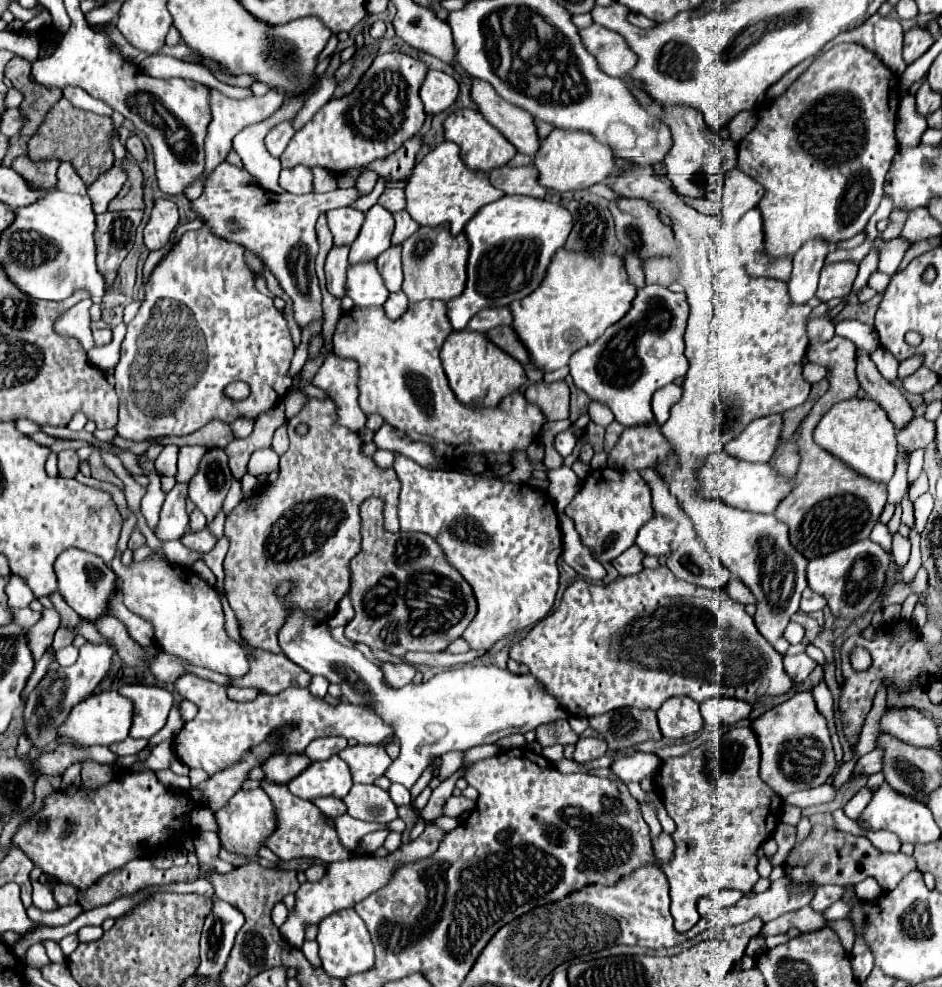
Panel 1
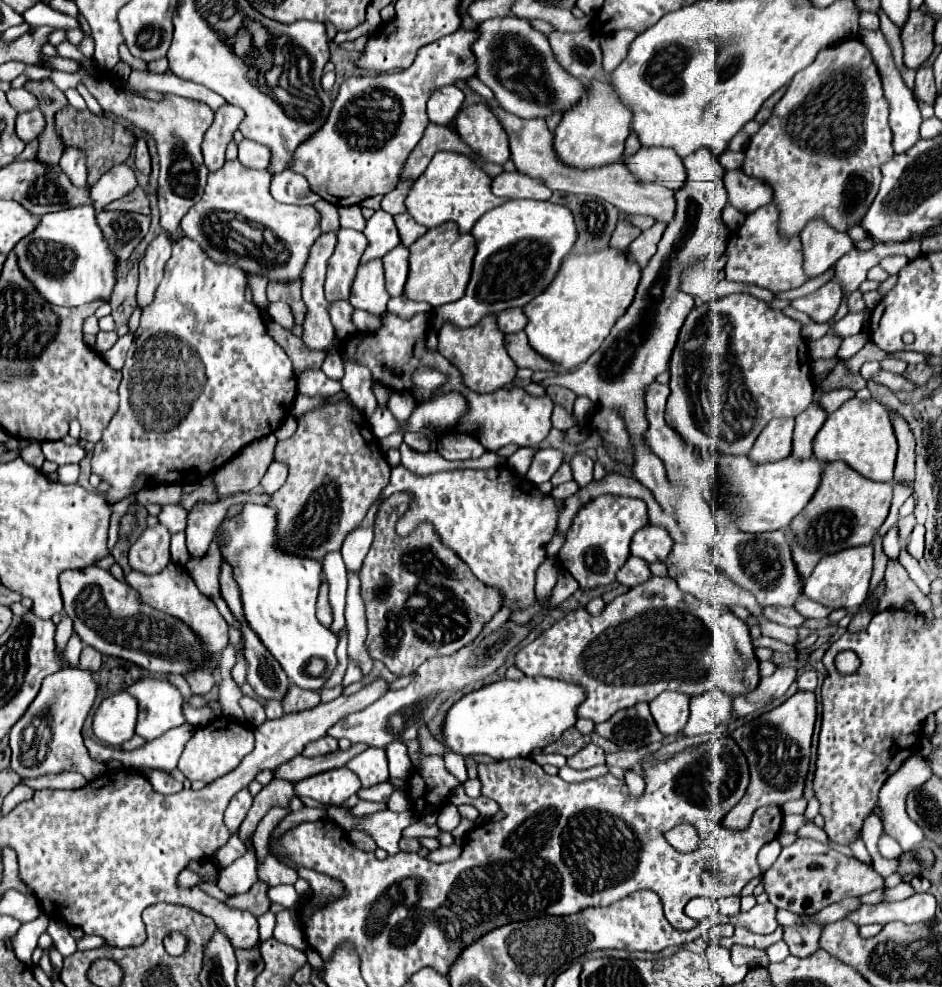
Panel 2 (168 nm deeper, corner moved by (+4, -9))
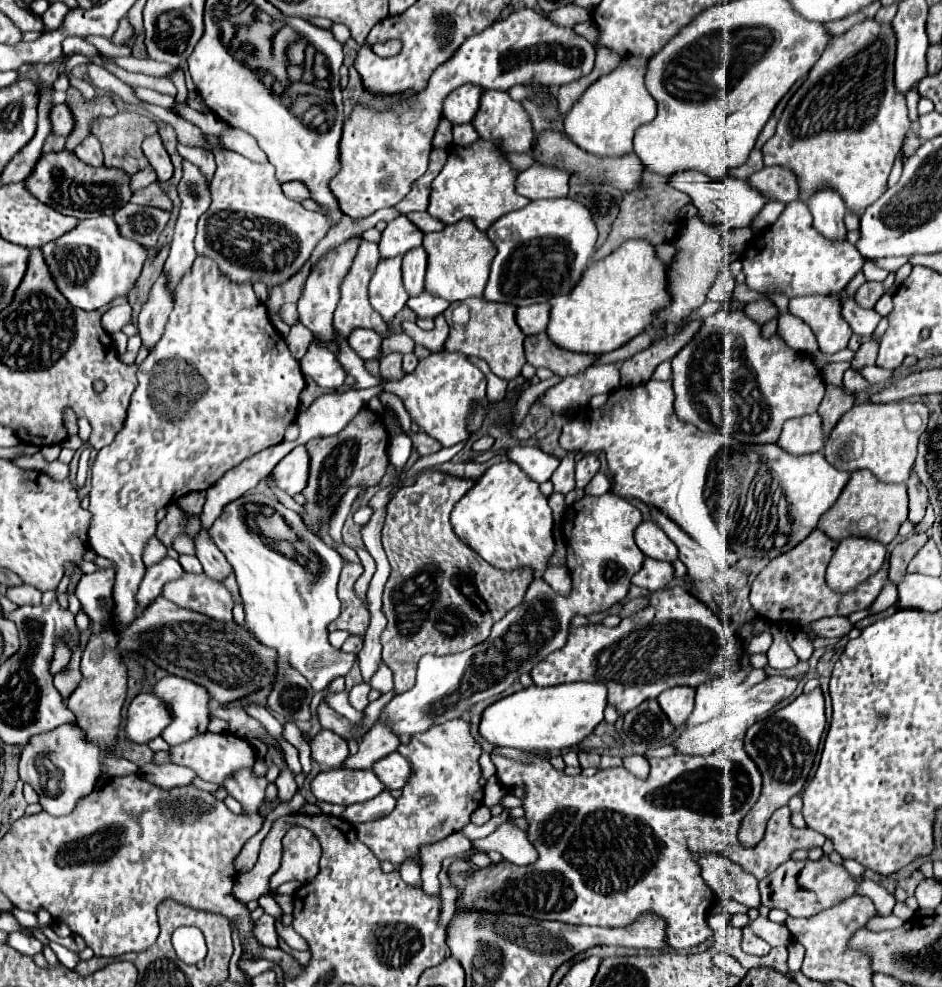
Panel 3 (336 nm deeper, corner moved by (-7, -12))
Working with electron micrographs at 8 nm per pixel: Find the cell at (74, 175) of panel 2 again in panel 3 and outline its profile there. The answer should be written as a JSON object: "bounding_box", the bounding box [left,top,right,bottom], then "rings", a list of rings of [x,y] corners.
{"bounding_box":[75,136,103,166],"rings":[[[87,136],[77,148],[75,154],[81,162],[91,164],[91,166],[101,166],[103,164],[103,154],[101,154],[101,144],[97,140],[97,136]]]}

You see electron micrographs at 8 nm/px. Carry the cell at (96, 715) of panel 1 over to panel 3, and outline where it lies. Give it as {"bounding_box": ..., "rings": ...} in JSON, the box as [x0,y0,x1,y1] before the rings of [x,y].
{"bounding_box":[127,692,171,744],"rings":[[[141,692],[129,706],[127,738],[137,744],[147,744],[149,738],[161,736],[171,724],[171,714],[161,698],[153,692]]]}

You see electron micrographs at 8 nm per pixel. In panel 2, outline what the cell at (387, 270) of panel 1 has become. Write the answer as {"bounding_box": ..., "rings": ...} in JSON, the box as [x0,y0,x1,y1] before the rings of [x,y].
{"bounding_box":[384,245,408,297],"rings":[[[402,245],[394,247],[384,259],[384,277],[386,277],[386,291],[390,297],[400,297],[404,291],[406,275],[408,275],[408,249]]]}

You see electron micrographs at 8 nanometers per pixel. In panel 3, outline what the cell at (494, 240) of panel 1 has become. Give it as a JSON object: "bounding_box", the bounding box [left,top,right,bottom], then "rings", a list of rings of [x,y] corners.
{"bounding_box":[485,198,597,306],"rings":[[[571,198],[533,200],[525,208],[501,216],[487,236],[497,248],[491,274],[485,286],[485,298],[527,306],[547,302],[553,296],[569,294],[579,282],[597,242],[597,228],[591,212]]]}

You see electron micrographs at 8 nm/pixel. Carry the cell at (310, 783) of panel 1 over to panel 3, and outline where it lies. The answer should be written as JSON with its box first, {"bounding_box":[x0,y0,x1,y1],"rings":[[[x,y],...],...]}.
{"bounding_box":[311,768,385,806],"rings":[[[371,768],[367,770],[325,770],[319,772],[311,782],[311,792],[319,802],[349,806],[357,802],[371,800],[385,790],[385,784],[375,776]]]}

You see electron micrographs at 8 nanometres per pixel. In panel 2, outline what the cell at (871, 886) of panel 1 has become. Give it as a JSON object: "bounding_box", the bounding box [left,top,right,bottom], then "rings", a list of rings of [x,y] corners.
{"bounding_box":[884,883,912,901],"rings":[[[900,883],[898,887],[892,887],[892,889],[886,889],[884,891],[884,901],[900,901],[900,899],[908,899],[912,895],[912,889],[906,885],[906,883]]]}

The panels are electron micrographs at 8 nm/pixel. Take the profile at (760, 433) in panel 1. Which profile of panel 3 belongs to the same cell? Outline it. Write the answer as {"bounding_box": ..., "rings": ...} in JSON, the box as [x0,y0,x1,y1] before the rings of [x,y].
{"bounding_box":[777,412,825,454],"rings":[[[815,412],[815,414],[803,416],[803,418],[787,420],[777,444],[791,454],[819,452],[825,444],[821,416]]]}

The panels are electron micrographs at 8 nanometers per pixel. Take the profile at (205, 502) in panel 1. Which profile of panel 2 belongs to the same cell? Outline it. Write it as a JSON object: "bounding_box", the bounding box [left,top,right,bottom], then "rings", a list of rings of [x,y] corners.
{"bounding_box":[186,493,271,557],"rings":[[[237,493],[227,499],[214,503],[196,503],[188,513],[188,527],[186,527],[186,545],[192,557],[202,557],[208,551],[208,545],[214,537],[218,525],[226,519],[228,509],[239,504],[267,504],[271,495],[262,493]]]}

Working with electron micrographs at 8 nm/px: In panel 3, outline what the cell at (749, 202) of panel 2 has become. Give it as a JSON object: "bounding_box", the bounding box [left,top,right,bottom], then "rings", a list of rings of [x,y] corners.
{"bounding_box":[749,166,799,204],"rings":[[[769,166],[765,170],[755,172],[749,178],[749,184],[763,192],[771,200],[779,200],[783,204],[793,202],[799,198],[799,182],[797,176],[781,166]]]}

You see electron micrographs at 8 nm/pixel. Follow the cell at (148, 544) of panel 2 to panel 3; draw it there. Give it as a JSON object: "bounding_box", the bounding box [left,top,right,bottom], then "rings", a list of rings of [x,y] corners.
{"bounding_box":[135,556,183,610],"rings":[[[165,556],[161,562],[147,568],[145,578],[139,584],[139,592],[135,596],[139,610],[147,608],[151,604],[151,600],[155,600],[157,596],[163,594],[163,586],[171,580],[177,580],[181,574],[183,574],[181,564],[169,556]]]}

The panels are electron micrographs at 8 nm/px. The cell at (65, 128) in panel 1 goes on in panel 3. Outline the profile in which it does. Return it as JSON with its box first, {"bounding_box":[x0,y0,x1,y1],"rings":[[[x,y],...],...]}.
{"bounding_box":[93,112,157,176],"rings":[[[119,112],[113,118],[99,118],[99,120],[95,120],[95,128],[93,128],[93,134],[99,136],[99,140],[101,140],[105,164],[109,164],[109,168],[121,168],[129,176],[133,176],[135,172],[149,166],[149,162],[141,150],[141,142],[145,136],[151,136],[155,132],[157,132],[157,122],[151,120],[149,116],[143,116],[137,112]]]}

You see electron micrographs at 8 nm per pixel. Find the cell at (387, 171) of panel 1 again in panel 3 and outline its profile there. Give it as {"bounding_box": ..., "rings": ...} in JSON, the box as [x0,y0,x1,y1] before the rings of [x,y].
{"bounding_box":[433,119,453,148],"rings":[[[446,119],[441,120],[437,132],[435,132],[435,138],[433,138],[434,148],[446,148],[450,146],[453,142],[452,134],[453,125]]]}

